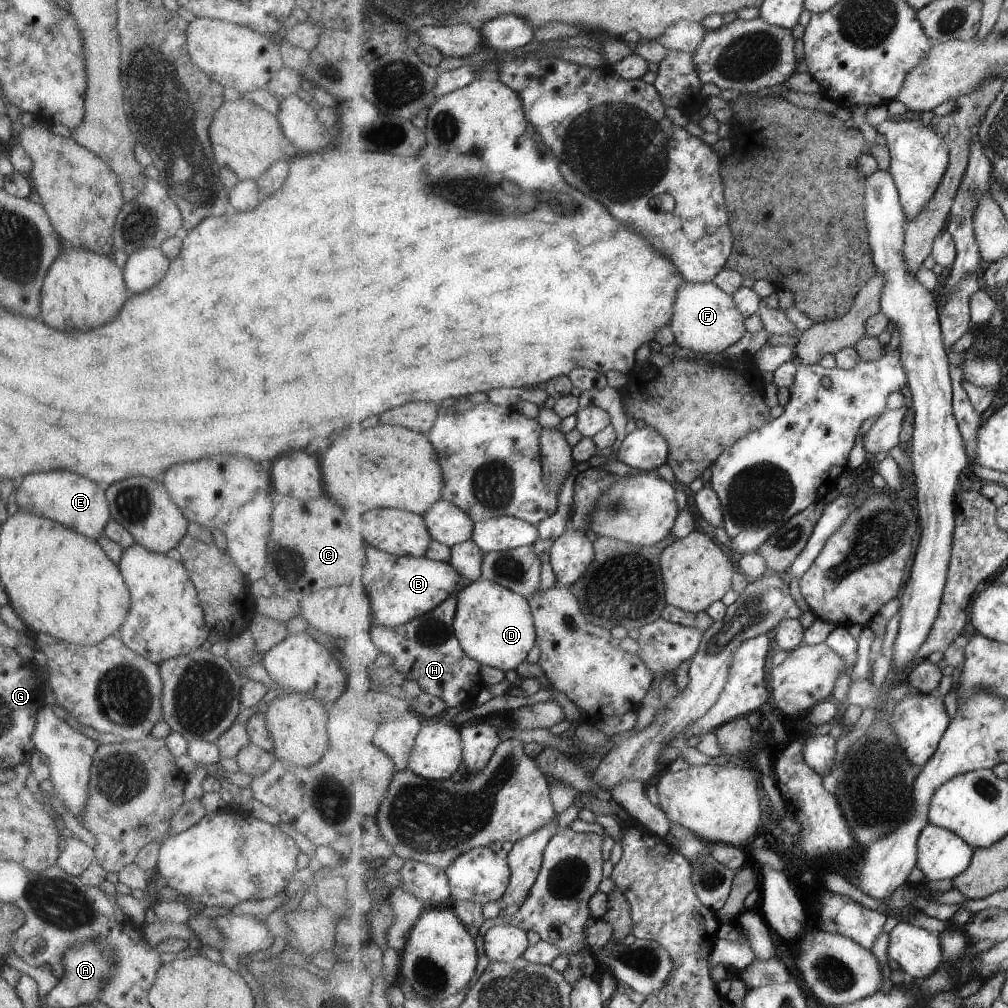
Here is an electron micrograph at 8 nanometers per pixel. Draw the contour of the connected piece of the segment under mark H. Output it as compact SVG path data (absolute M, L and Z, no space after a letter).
M459 591L431 613L423 614L403 626L373 626L369 631L381 653L392 656L394 668L407 674L407 680L417 683L423 692L441 698L448 708L473 705L477 694L485 688L480 676L482 665L463 651L454 630L455 614L458 611L457 594Z

